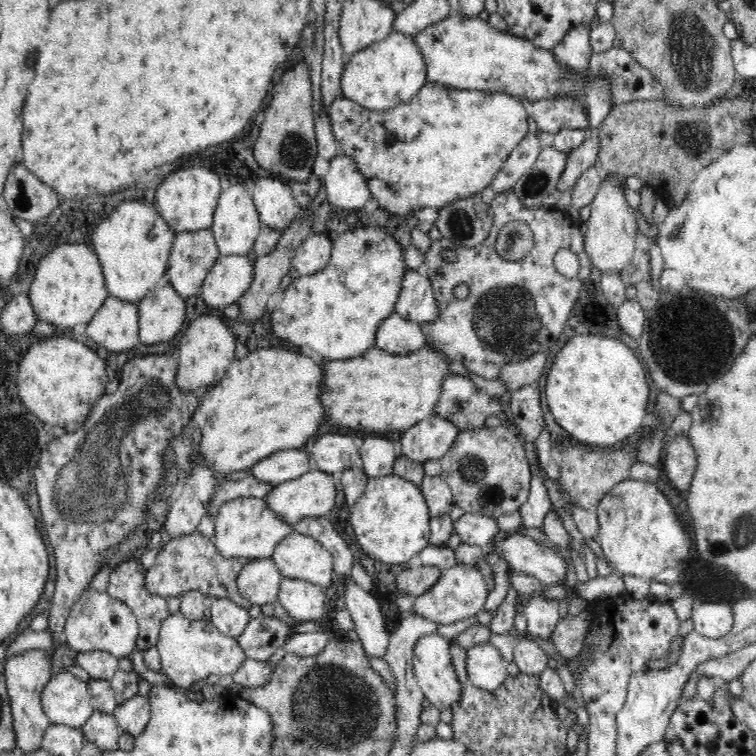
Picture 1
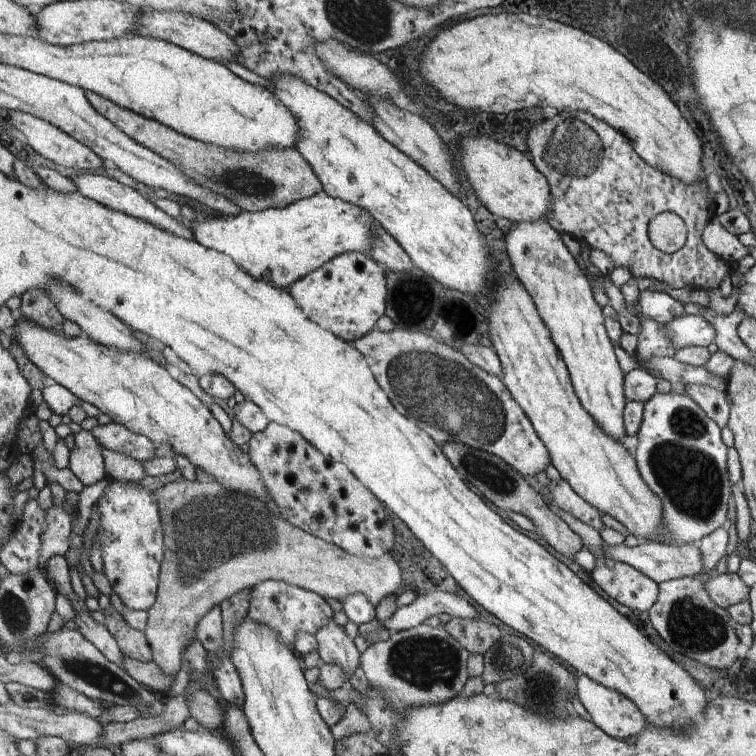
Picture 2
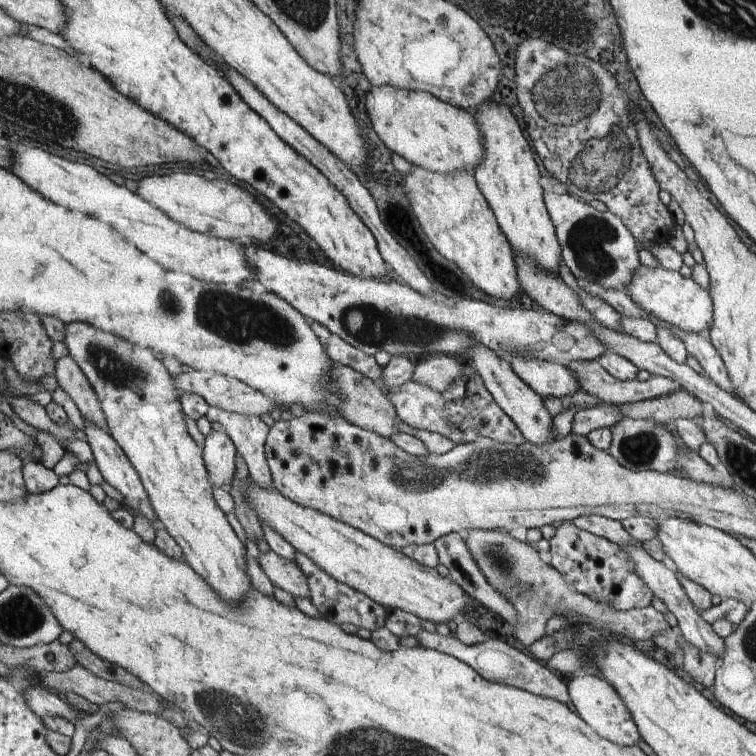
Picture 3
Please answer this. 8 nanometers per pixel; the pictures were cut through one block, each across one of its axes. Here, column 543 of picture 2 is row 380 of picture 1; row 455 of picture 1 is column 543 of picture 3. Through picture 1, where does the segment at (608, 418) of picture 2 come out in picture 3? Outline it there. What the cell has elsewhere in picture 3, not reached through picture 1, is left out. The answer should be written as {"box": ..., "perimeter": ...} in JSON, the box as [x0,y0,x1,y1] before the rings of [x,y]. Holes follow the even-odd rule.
{"box":[473,100,563,274],"perimeter":[[[488,100],[474,115],[483,131],[486,151],[483,162],[473,172],[504,236],[514,250],[532,258],[540,270],[558,274],[563,247],[559,238],[556,238],[555,223],[548,212],[546,198],[542,198],[542,186],[538,184],[540,170],[528,140],[524,138],[512,110],[506,104]]]}

